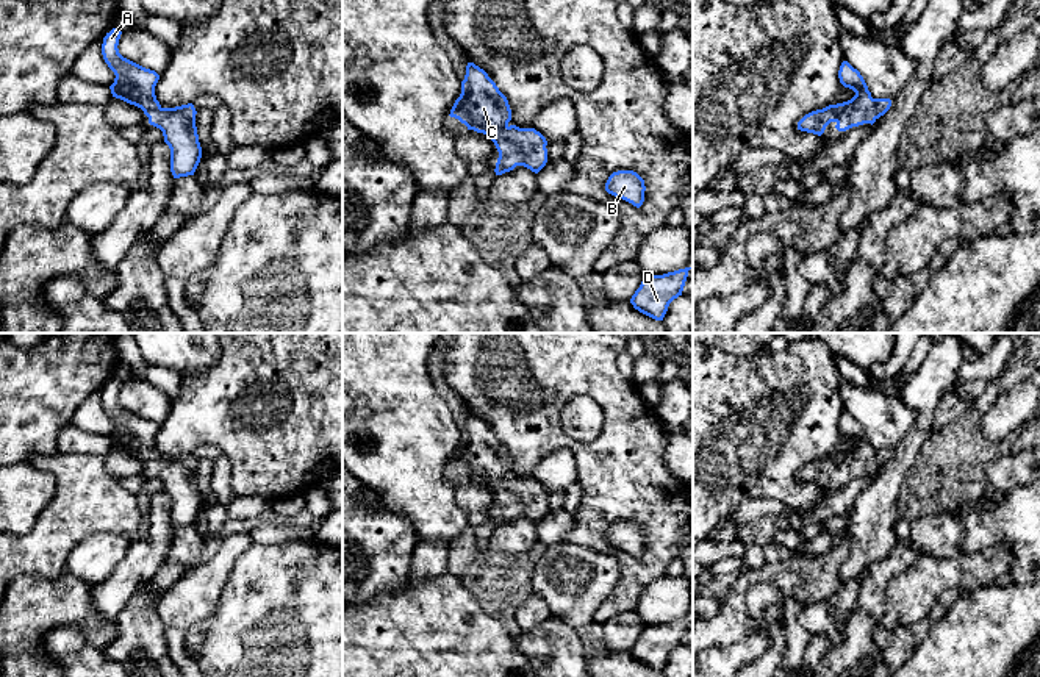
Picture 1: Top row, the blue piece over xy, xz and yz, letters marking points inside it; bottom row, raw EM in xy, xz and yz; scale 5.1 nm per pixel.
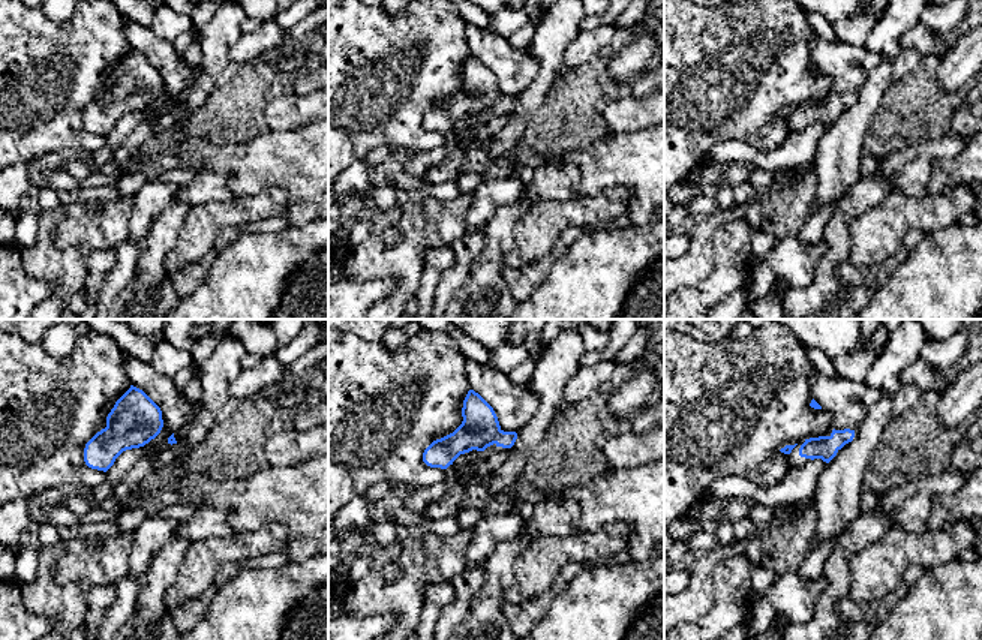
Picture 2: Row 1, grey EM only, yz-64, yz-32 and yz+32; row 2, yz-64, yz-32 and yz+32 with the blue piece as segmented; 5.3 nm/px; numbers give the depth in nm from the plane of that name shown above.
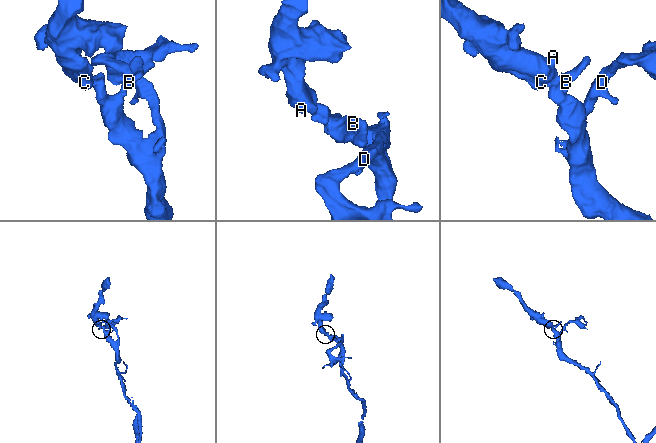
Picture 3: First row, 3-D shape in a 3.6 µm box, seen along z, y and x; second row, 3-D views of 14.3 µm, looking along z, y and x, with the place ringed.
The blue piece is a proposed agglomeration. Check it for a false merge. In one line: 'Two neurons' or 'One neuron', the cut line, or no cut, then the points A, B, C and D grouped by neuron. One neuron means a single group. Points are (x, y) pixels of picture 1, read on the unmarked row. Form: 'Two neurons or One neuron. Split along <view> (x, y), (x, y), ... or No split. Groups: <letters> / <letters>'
One neuron. No split. Groups: A B C D

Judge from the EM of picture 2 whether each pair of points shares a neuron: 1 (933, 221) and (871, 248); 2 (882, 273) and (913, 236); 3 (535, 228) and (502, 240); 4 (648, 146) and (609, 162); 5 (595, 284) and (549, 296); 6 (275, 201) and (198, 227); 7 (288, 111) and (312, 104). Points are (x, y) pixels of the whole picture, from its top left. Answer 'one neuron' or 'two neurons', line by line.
1: one neuron
2: one neuron
3: two neurons
4: one neuron
5: one neuron
6: one neuron
7: one neuron

